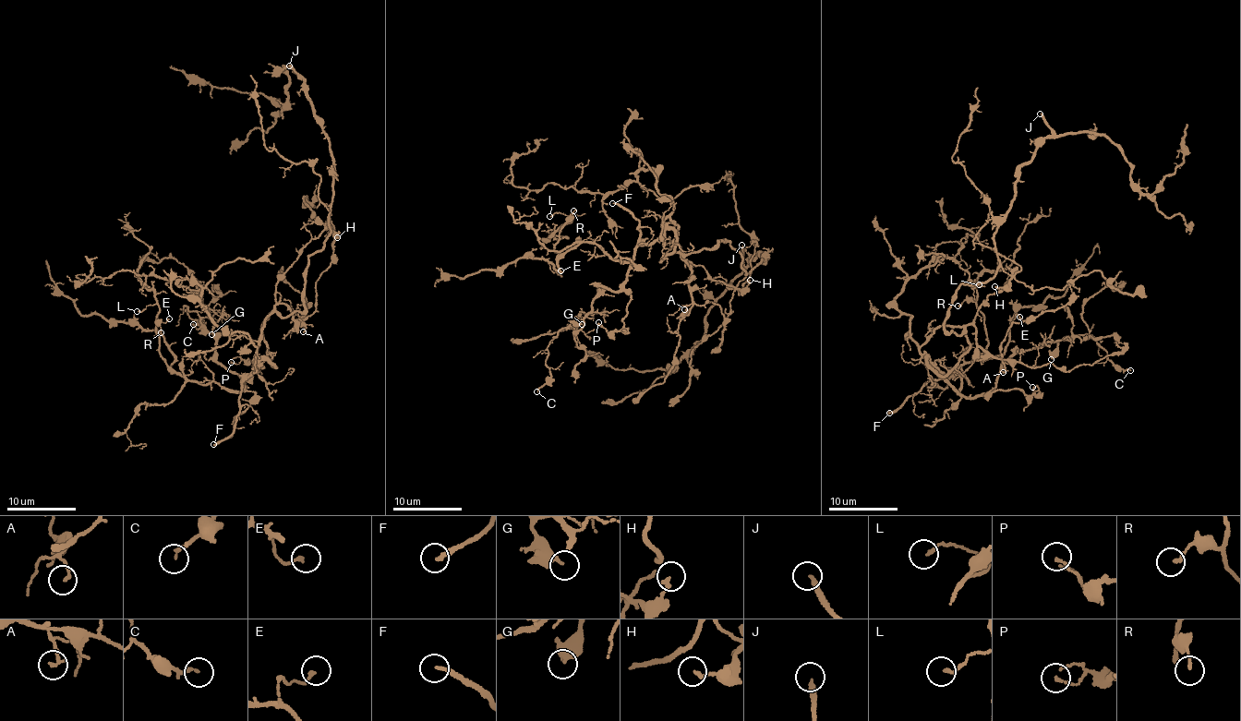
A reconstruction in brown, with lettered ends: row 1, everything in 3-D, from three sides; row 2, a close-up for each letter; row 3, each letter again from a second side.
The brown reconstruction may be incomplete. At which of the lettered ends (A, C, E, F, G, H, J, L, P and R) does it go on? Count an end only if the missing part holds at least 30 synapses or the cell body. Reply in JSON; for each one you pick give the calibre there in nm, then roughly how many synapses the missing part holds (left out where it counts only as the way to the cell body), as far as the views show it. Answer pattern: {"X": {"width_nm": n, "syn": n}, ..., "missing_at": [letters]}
{"F": {"width_nm": 200}, "J": {"width_nm": 240, "syn": 130}, "missing_at": ["F", "J"]}

